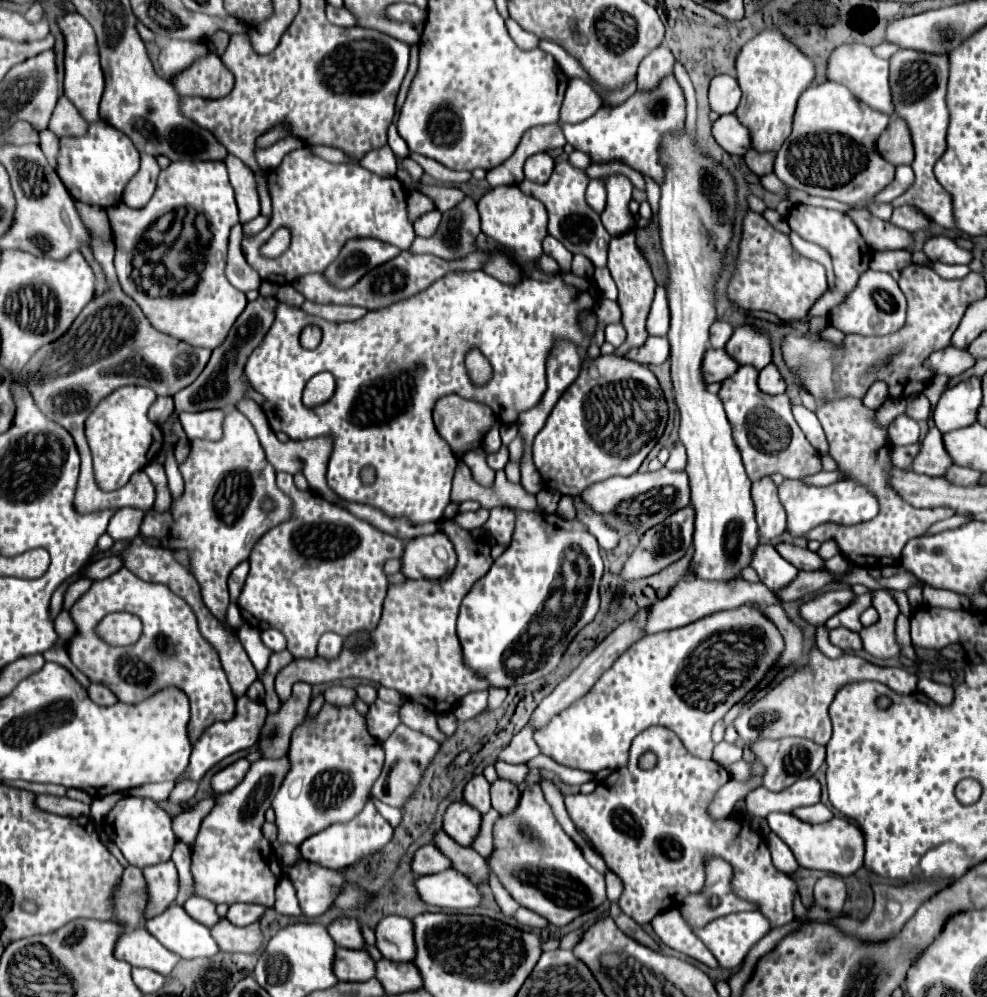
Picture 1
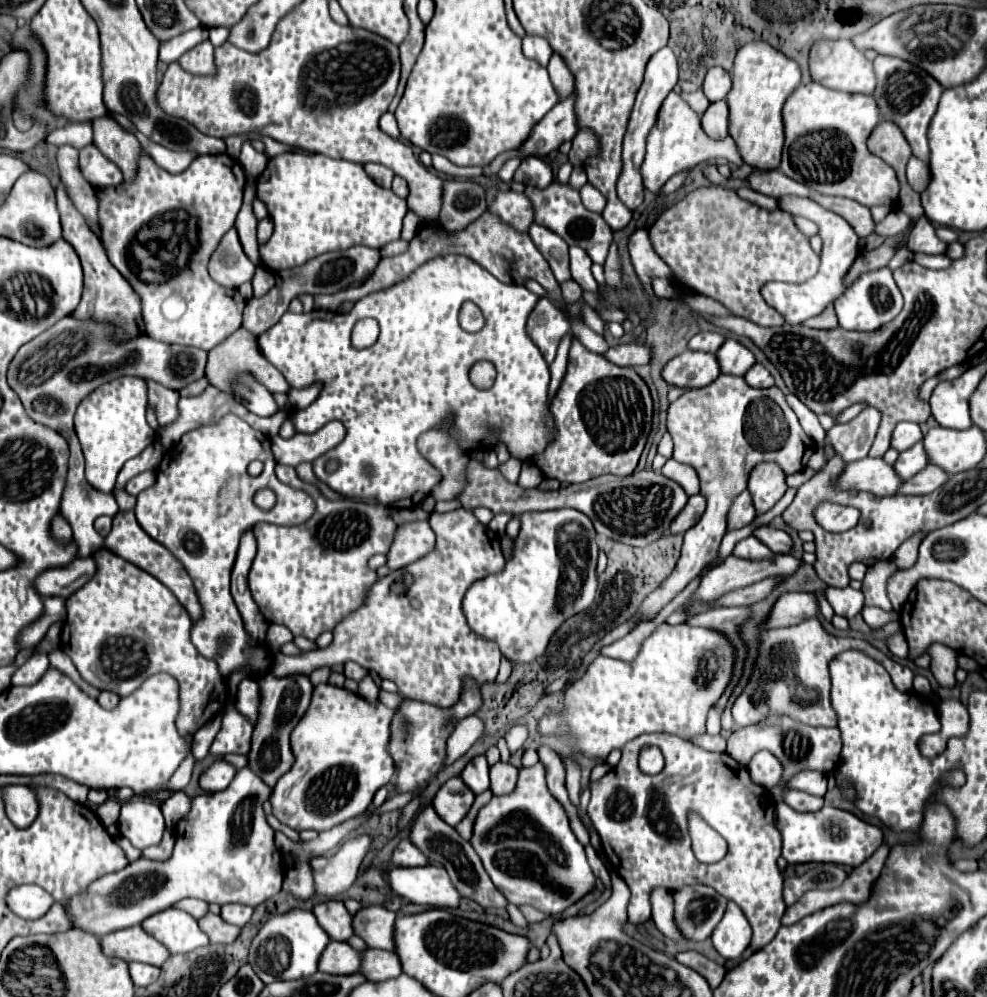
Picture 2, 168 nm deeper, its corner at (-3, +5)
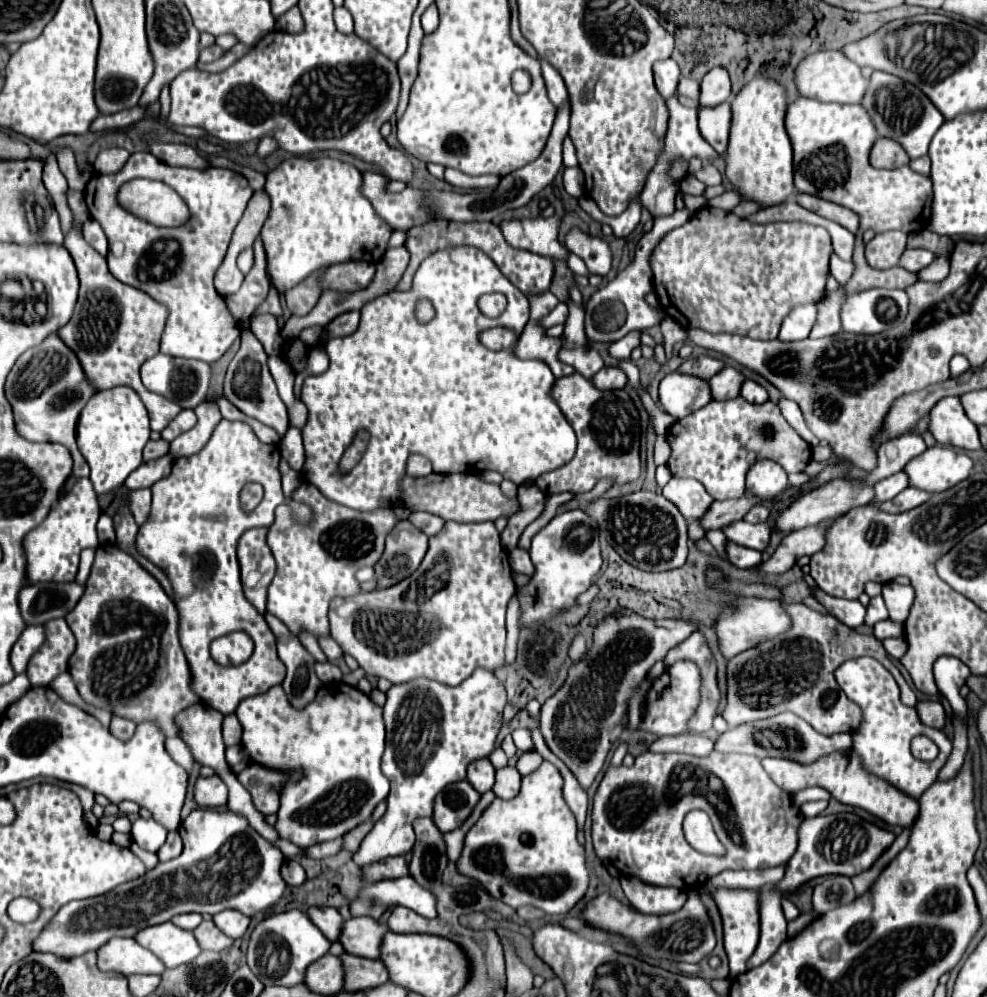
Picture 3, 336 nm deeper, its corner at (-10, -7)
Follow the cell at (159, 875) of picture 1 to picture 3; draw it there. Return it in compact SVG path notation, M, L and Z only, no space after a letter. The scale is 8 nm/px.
M170 831L166 843L158 849L158 857L160 861L170 861L174 857L178 857L182 853L182 839L178 835L178 831Z

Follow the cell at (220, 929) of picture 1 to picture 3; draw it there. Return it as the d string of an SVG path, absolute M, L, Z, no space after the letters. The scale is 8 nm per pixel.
M210 919L202 921L192 933L194 933L198 945L206 951L224 951L232 943L232 939L222 935L222 931L218 931L218 927L214 927L214 923Z

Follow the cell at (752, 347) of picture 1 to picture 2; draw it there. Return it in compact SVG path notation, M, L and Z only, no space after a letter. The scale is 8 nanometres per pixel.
M727 339L723 343L717 351L717 359L719 365L723 365L723 373L729 375L745 375L755 365L755 355L735 339Z

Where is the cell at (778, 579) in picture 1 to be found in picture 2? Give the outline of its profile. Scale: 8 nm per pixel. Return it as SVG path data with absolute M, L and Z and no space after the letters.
M747 537L747 539L739 541L735 545L733 555L741 557L741 559L759 559L759 561L775 557L775 553L765 543L761 543L757 537Z

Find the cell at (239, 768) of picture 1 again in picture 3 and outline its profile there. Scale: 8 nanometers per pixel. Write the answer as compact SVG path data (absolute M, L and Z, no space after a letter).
M218 775L198 777L194 783L194 801L200 807L222 807L228 801L228 791Z

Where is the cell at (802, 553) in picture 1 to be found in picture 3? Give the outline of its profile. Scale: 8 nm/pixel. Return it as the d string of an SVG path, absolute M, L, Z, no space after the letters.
M772 509L772 517L766 521L766 523L758 523L758 525L752 525L752 523L746 523L744 519L740 521L734 521L730 525L726 525L722 529L722 533L726 535L726 539L742 545L742 547L750 547L750 549L756 549L756 551L762 551L766 545L768 545L768 539L770 539L770 529L772 529L772 519L776 515L776 509Z

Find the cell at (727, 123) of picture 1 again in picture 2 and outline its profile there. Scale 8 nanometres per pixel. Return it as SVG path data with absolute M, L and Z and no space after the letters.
M725 101L711 103L701 119L703 131L711 139L725 139L729 135L729 109Z

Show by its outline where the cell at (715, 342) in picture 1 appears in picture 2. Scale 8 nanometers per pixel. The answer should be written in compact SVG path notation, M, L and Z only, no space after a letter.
M701 331L701 333L697 333L697 335L689 341L689 349L715 353L715 351L723 345L723 341L725 341L725 337L723 337L721 333L715 333L715 331Z

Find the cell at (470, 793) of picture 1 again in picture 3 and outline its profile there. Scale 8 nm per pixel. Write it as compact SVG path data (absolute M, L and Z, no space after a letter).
M474 759L470 761L470 767L468 767L468 777L466 777L472 787L478 791L478 793L486 793L492 789L494 785L494 767L490 763L490 759Z

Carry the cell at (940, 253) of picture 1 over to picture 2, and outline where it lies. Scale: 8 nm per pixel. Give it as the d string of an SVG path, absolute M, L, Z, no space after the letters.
M921 217L909 237L907 249L913 253L927 253L927 255L945 255L947 253L947 243L943 243L937 233L935 227L929 223L927 217Z

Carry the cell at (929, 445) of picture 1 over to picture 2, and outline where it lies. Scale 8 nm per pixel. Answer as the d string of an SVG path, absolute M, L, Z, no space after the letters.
M919 441L911 449L907 449L899 455L899 459L895 461L895 471L899 471L905 479L911 479L919 471L923 471L927 465L929 465L927 451L925 451L923 441Z

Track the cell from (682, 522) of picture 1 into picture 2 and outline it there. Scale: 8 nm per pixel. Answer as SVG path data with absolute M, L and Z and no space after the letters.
M703 495L689 497L685 509L671 523L671 535L681 535L681 533L689 531L699 521L703 511L705 511L705 499L703 499Z

